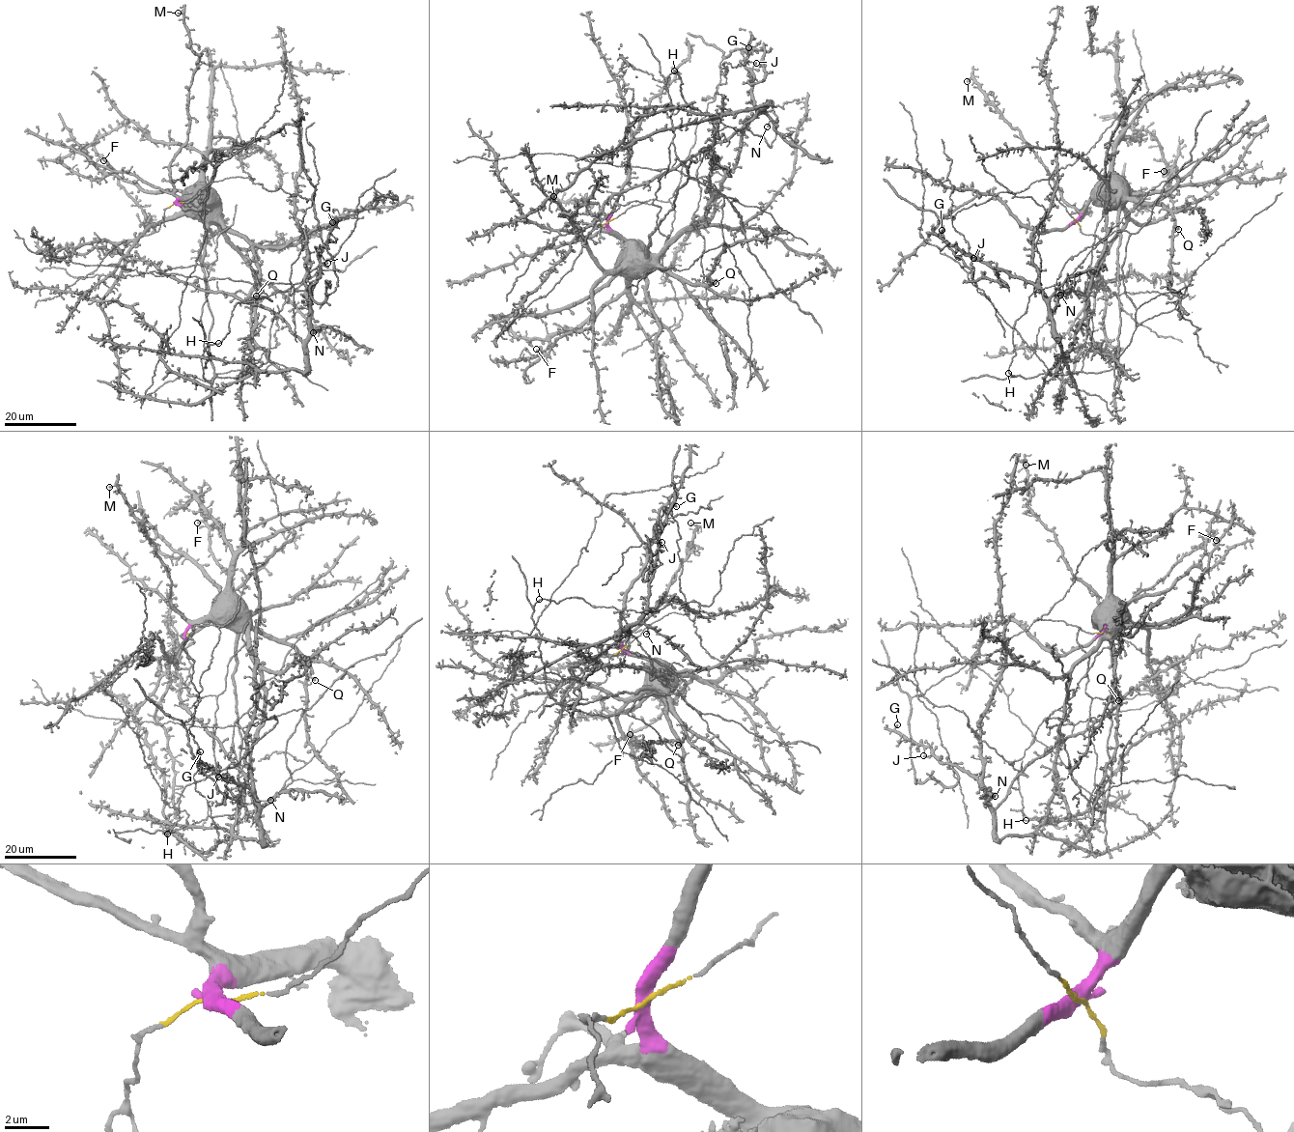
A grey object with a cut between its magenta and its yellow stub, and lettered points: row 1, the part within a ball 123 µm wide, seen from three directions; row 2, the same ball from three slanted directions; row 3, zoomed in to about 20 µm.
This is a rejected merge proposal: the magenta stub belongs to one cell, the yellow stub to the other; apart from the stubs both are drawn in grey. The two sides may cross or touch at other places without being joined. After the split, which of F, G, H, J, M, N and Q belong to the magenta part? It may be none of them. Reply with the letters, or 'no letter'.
F, H, M, Q

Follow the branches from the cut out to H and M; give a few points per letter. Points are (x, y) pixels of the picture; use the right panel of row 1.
H: (1076, 221), (1091, 200), (1116, 202), (1104, 212), (1105, 238), (1030, 296), (1015, 324), (1008, 373)
M: (1076, 221), (1080, 212), (1062, 198), (1030, 145), (986, 99), (986, 94), (975, 79), (971, 77), (967, 81)

